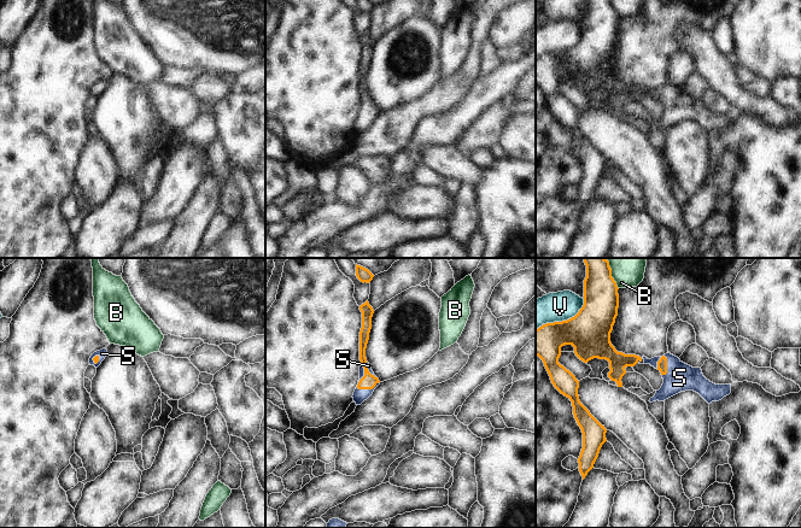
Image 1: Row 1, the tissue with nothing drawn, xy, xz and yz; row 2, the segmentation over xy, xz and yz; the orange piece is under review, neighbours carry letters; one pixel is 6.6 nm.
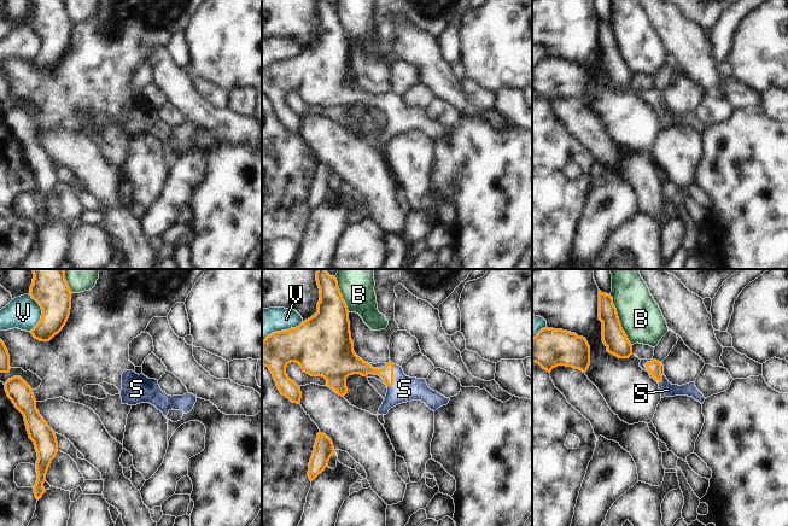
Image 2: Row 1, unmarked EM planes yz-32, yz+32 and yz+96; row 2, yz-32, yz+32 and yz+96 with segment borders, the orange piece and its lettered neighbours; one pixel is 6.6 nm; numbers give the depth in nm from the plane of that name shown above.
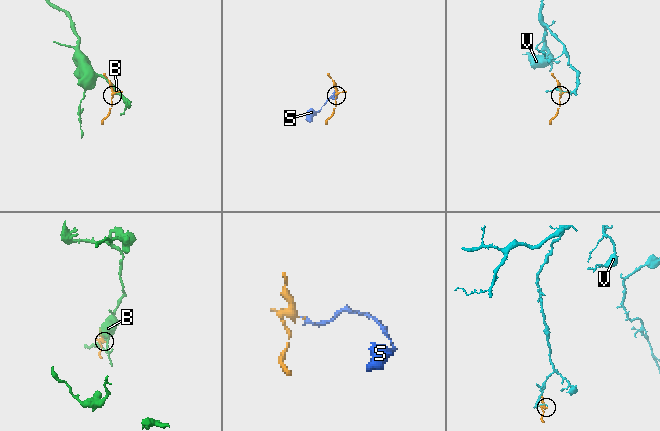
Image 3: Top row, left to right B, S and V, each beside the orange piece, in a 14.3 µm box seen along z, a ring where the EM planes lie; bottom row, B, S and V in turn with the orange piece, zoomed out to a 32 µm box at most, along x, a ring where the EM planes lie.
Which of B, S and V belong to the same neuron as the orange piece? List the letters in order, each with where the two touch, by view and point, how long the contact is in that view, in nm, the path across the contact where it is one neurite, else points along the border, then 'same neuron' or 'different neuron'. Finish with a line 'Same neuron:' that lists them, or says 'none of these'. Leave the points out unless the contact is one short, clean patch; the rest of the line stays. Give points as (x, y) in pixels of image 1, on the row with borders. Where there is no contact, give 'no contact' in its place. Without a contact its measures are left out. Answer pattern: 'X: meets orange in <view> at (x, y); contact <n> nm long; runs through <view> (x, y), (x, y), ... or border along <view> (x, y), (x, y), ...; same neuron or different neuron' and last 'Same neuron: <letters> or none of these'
B: meets orange in yz at (611, 275); contact 200 nm long; different neuron
S: meets orange in xz at (367, 388); contact 170 nm long; runs through xz (368, 381), (367, 388), (360, 396); same neuron
V: meets orange in yz at (562, 321); contact 380 nm long; different neuron
Same neuron: S

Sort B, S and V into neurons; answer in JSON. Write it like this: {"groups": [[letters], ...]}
{"groups": [["B"], ["S"], ["V"]]}

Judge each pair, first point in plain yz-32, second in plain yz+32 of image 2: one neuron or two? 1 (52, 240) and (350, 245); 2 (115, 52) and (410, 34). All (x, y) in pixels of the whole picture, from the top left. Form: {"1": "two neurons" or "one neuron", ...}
{"1": "two neurons", "2": "two neurons"}

